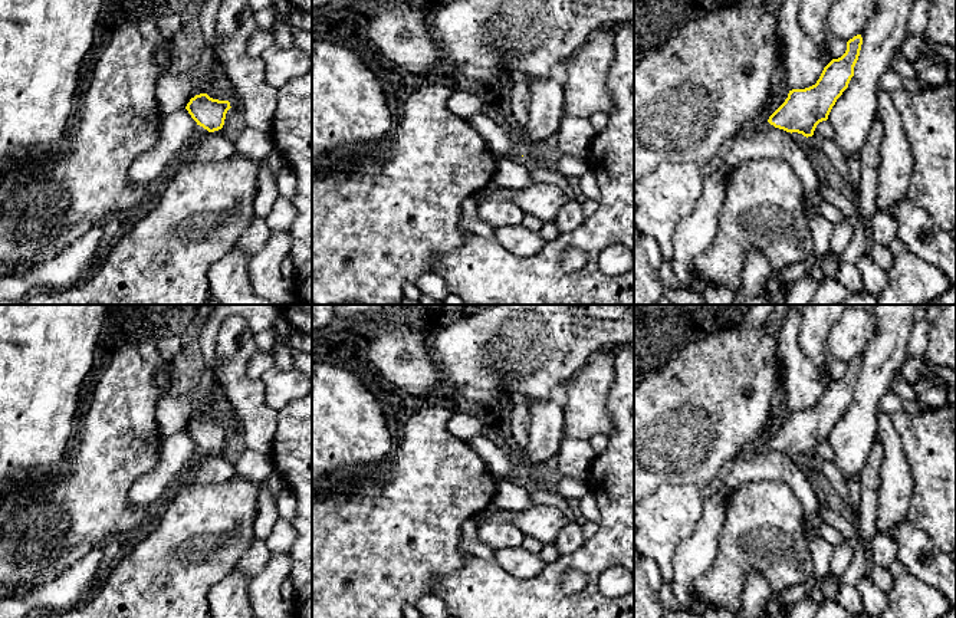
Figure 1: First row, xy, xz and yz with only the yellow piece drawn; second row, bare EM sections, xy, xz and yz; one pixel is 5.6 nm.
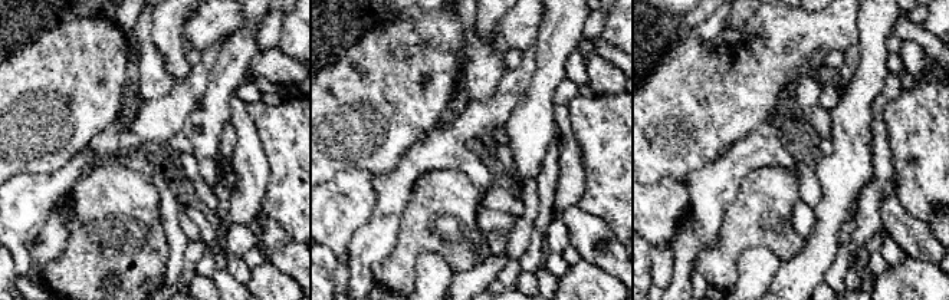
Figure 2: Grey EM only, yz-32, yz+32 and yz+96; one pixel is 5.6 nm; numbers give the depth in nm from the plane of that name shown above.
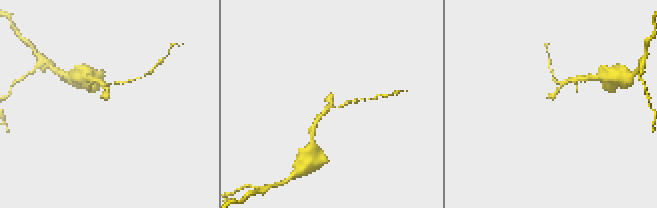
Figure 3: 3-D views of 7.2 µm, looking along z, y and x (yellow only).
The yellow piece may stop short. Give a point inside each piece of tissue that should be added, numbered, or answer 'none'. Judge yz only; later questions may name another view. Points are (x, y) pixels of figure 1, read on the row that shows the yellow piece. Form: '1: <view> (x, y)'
1: yz (693, 234)

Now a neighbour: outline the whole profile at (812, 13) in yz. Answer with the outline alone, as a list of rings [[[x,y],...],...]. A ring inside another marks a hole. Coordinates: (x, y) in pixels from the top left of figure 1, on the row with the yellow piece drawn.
[[[801,0],[799,26],[802,32],[818,46],[825,66],[832,60],[828,50],[829,32],[827,27],[827,11],[834,0]]]

